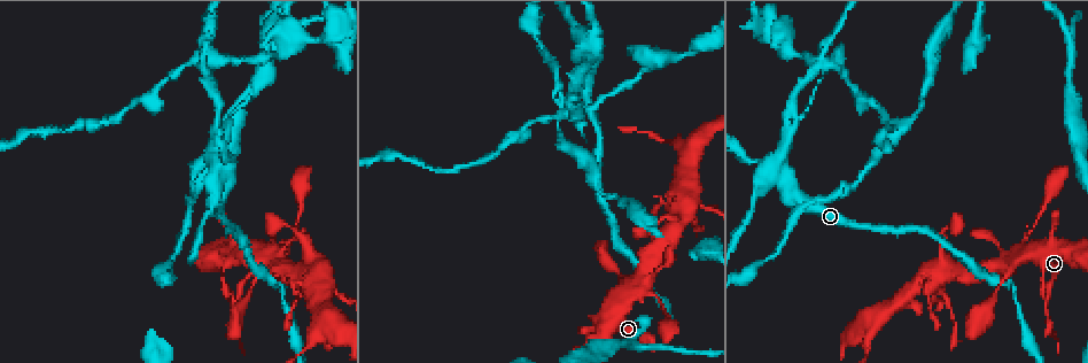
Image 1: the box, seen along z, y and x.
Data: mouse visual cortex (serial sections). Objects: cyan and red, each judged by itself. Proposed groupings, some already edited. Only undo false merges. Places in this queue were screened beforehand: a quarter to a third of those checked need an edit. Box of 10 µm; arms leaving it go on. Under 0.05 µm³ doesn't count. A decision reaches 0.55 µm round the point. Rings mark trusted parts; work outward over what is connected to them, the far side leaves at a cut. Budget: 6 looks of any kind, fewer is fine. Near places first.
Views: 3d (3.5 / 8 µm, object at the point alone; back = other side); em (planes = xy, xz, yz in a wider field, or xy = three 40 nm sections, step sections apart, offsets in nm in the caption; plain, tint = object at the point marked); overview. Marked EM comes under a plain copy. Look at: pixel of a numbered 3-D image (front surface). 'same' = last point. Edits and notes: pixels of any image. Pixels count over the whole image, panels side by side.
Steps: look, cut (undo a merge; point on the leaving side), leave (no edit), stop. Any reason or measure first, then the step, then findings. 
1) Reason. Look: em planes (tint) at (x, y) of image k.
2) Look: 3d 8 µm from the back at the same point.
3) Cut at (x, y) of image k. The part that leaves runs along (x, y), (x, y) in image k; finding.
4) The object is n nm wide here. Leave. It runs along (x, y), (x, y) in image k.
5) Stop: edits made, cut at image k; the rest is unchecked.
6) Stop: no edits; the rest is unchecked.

A narrow waist. Look: 3d 3.5 µm at (592, 316) of image 1.

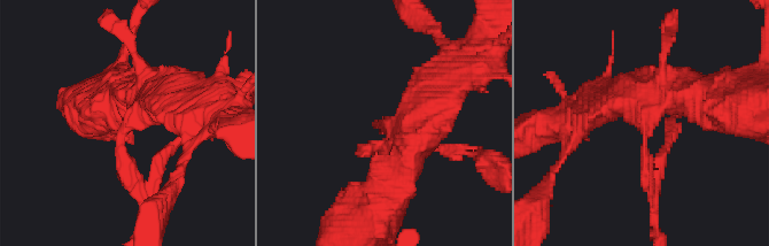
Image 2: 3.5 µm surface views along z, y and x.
Now the EM. Look: em xy step 1 (tint) at (121, 139) of image 2.

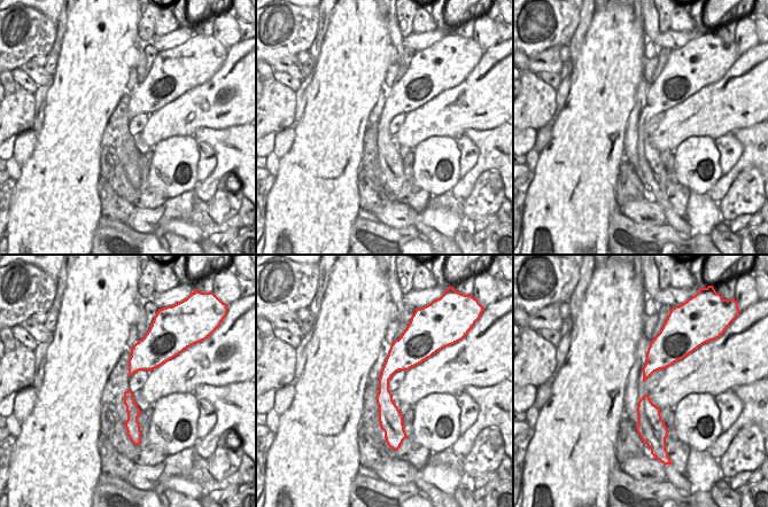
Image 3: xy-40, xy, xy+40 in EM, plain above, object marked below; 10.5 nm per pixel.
The arms are 150, 400, 450, 500 nm wide. Leave. It runs along (660, 169), (647, 179), (647, 108), (619, 101) in image 2; one cell here.

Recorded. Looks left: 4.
Sharp bend. Look: 3d 3.5 µm at (939, 279) of image 1.

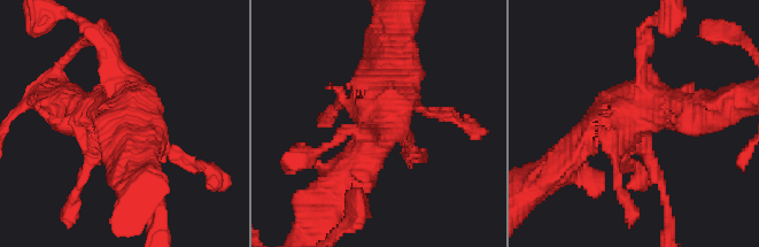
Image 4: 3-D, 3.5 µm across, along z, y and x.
Look: em xy step 3 (tint) at (635, 128) of image 4.

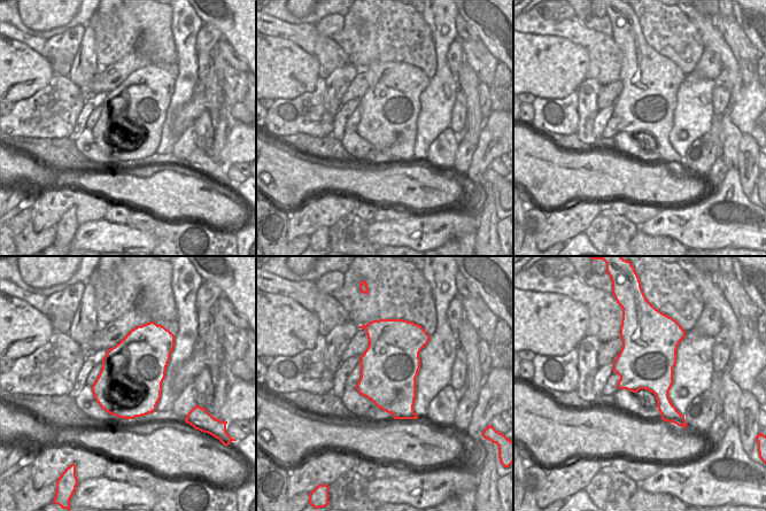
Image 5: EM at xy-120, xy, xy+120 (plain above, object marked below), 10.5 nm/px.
Leave. It runs along (338, 185), (387, 120), (390, 67) in image 4; continuous, no second cell.

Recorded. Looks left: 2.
Abrupt turn. Look: 3d 8 µm at (592, 50) of image 1.

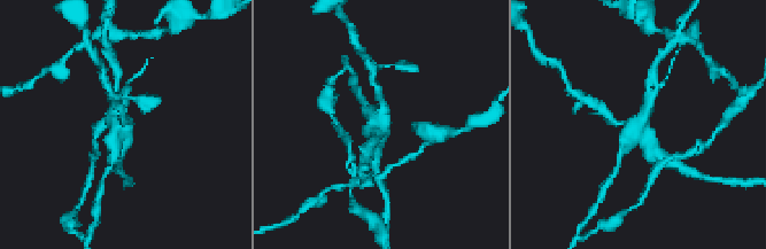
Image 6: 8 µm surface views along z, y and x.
Look: em planes (tint) at the same point.

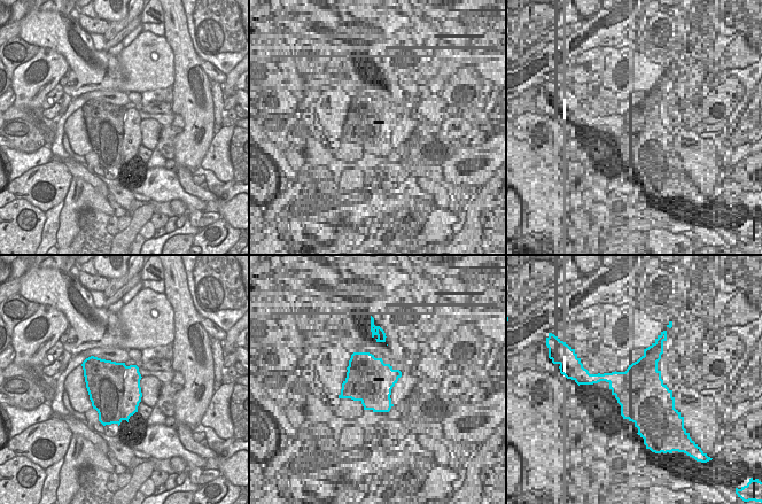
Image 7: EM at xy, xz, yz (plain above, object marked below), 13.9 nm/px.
4 arms meet here; the arms are 200, 300, 350, 450 nm wide. Cut at (649, 103) of image 6. A border runs along (127, 366), (121, 419) in image 7; two cells meet here.

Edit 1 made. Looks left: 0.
Stop: edits made, cut at image 6; the rest is unchecked.

